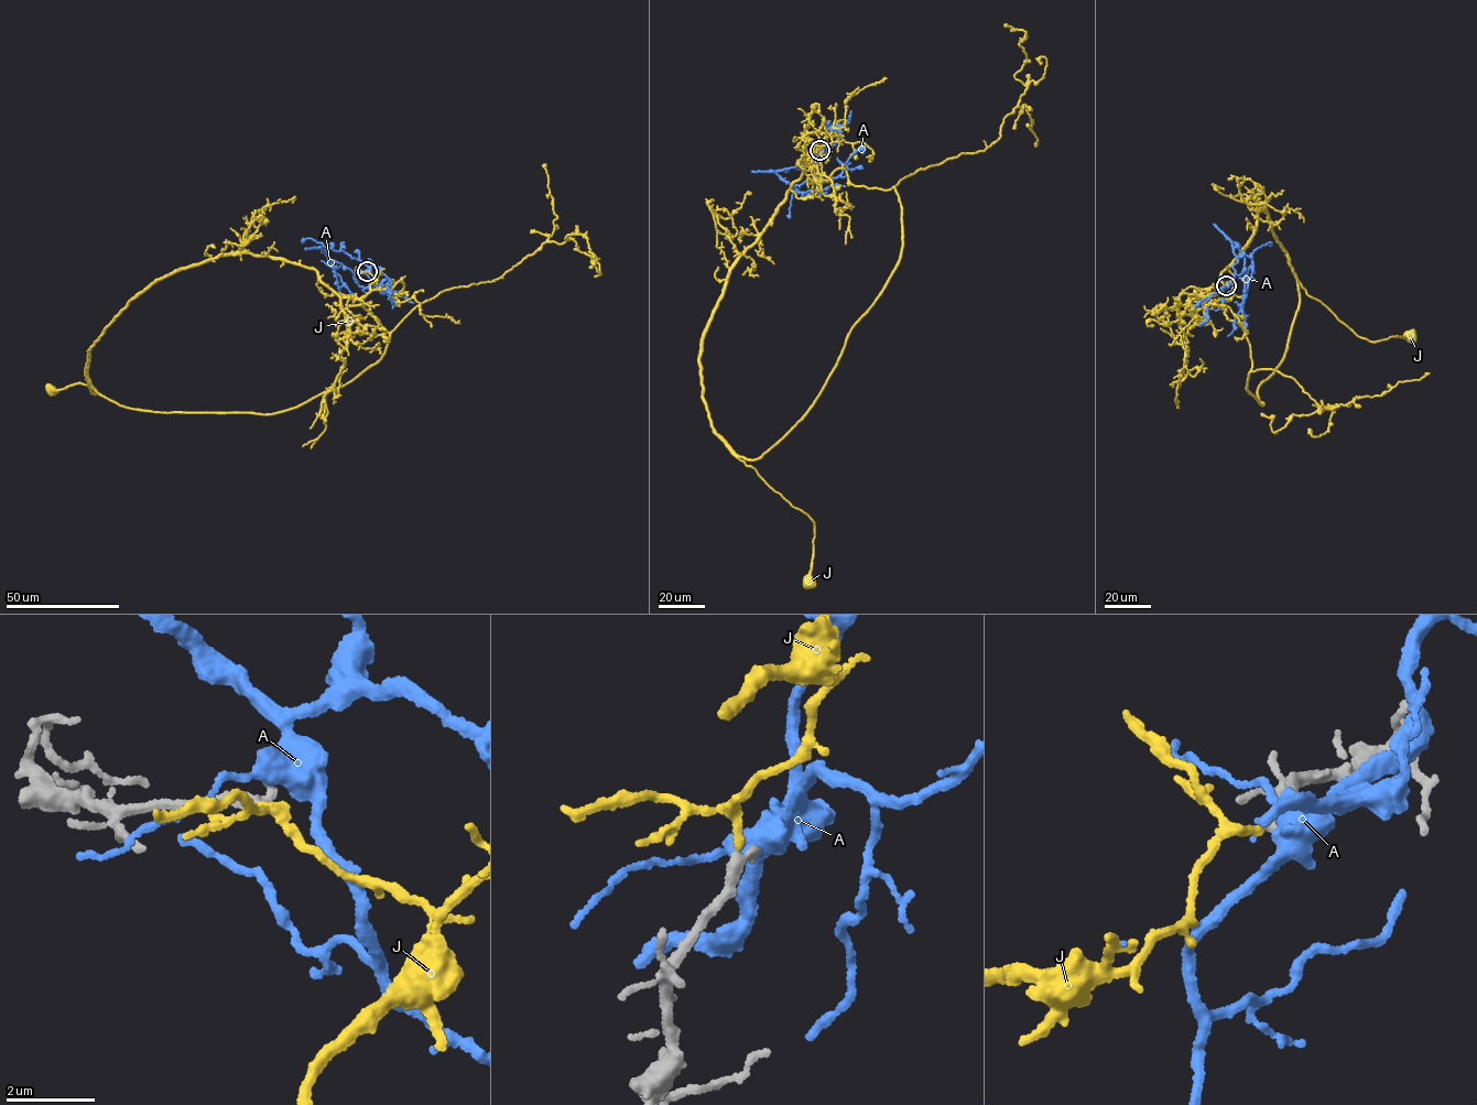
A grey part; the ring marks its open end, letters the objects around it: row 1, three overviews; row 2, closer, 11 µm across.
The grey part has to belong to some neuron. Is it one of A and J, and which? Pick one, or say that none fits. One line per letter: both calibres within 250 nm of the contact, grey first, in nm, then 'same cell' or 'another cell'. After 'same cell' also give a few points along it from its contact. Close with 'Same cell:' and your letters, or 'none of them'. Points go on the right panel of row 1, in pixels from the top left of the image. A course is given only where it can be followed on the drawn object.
A: calibres 240 and 480 nm; another cell
J: calibres 320 and 140 nm; same cell; course (1226, 285), (1202, 295), (1249, 244), (1263, 206), (1306, 294), (1371, 342), (1410, 336)
Same cell: J

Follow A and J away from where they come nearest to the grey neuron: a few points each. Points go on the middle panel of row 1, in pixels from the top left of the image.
A: (821, 150), (803, 164), (777, 174), (794, 185), (821, 176), (834, 179), (851, 154), (861, 149), (862, 153)
J: (821, 150), (825, 141), (813, 147), (772, 220), (730, 267), (699, 359), (716, 433), (812, 520), (808, 583)

